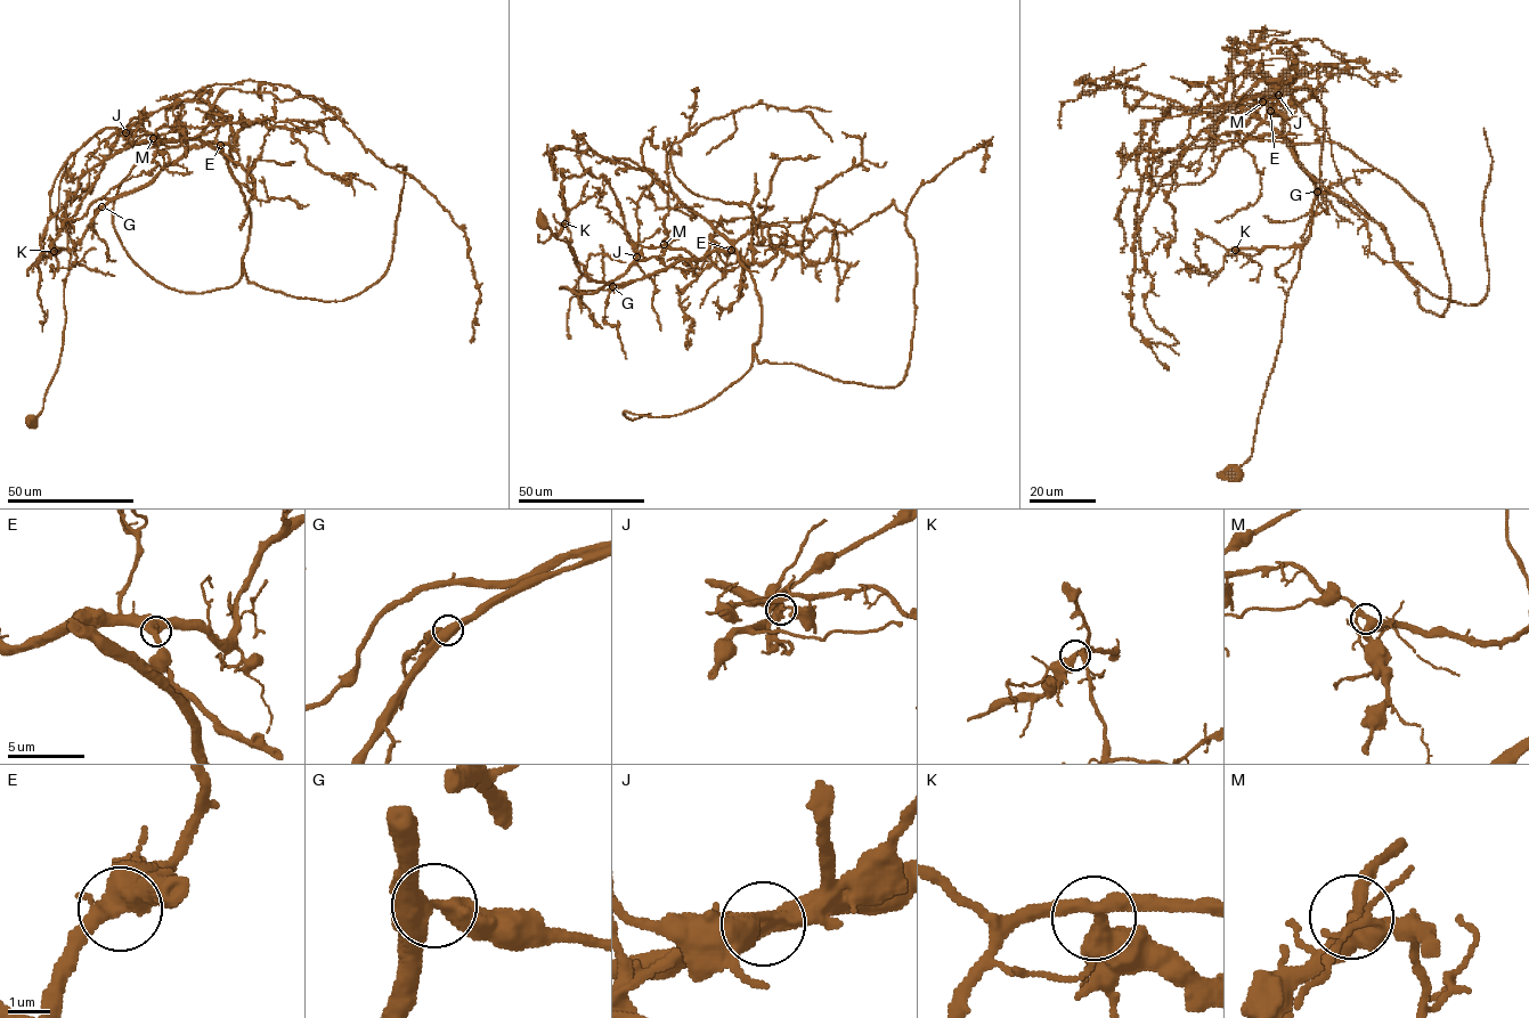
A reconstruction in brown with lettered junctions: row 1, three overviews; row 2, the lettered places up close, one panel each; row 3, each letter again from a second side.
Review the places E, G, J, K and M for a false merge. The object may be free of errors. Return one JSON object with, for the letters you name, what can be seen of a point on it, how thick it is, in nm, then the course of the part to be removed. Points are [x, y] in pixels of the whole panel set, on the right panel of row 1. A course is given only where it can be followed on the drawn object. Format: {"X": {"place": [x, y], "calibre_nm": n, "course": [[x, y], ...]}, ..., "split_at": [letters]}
{"J": {"place": [1278, 95], "calibre_nm": 400, "course": [[1278, 95], [1178, 108], [1251, 111], [1442, 316], [1399, 184], [1335, 143], [1211, 135], [1290, 31], [1259, 37]]}, "split_at": ["J"]}

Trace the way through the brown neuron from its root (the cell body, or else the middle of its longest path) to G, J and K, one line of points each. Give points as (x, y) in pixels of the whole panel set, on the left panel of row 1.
G: (33, 421), (43, 408), (63, 345), (66, 319), (63, 293), (71, 250), (102, 206)
J: (33, 421), (63, 345), (72, 249), (100, 209), (144, 188), (187, 145), (155, 139), (141, 129), (127, 132)
K: (33, 421), (43, 408), (61, 357), (66, 319), (64, 286), (71, 251), (74, 247), (54, 251)

